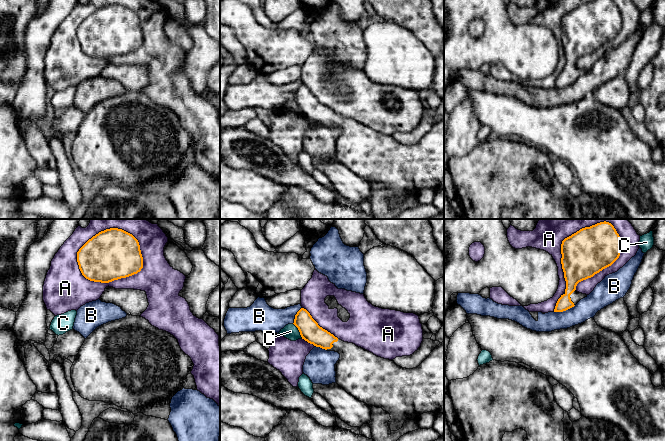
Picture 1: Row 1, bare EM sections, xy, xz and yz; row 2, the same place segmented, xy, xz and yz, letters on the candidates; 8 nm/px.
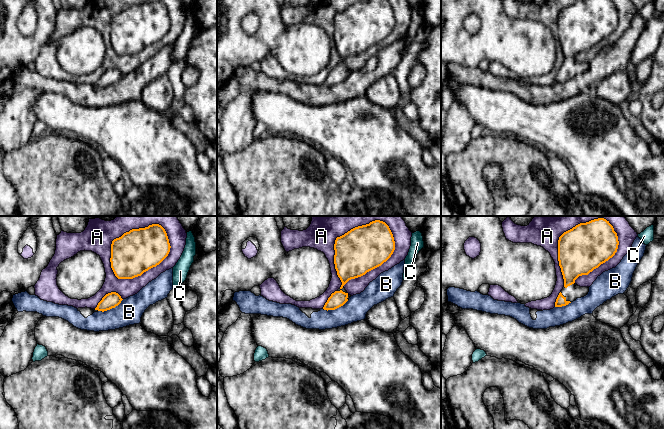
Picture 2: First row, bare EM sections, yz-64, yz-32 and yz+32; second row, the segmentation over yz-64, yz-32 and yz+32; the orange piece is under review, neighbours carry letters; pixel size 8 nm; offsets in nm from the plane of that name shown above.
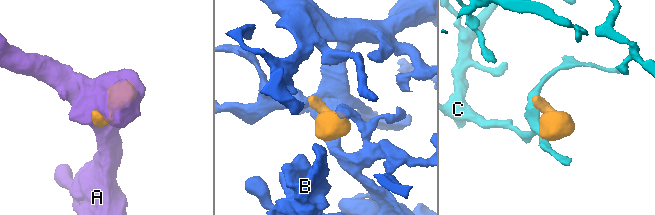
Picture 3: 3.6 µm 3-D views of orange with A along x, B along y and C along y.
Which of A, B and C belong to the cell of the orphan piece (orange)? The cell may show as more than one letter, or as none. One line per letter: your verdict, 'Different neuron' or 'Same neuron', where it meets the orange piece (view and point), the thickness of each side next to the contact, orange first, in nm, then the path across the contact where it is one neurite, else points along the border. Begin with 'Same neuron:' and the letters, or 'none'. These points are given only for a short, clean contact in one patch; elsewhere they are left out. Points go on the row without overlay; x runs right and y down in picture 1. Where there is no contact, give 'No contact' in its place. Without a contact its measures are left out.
Same neuron: none
A: Different neuron. Touches orange at xy (102, 58). Thickness 420 nm (orange) against 300 nm
B: Different neuron. Touches orange at yz (564, 86). Thickness 120 nm (orange) against 170 nm
C: Different neuron. Touches orange at xz (298, 105). Thickness 170 nm (orange) against 120 nm. Boundary: xz (293, 99), (302, 113)

